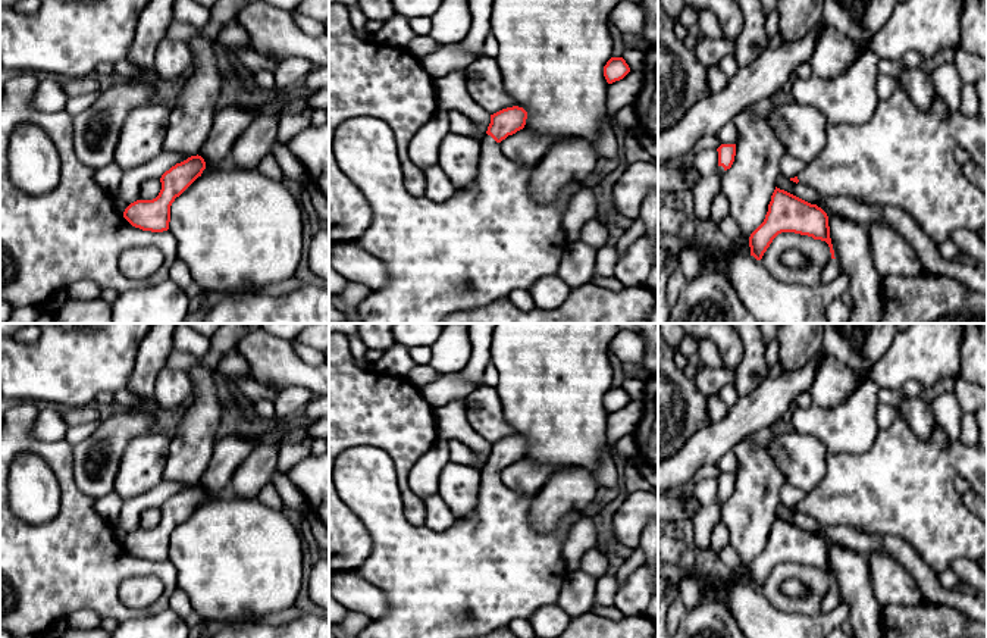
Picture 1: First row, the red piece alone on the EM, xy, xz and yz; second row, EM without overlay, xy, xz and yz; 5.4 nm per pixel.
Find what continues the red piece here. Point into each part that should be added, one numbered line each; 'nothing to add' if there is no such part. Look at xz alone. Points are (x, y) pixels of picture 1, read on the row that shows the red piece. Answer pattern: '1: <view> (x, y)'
1: xz (486, 240)

